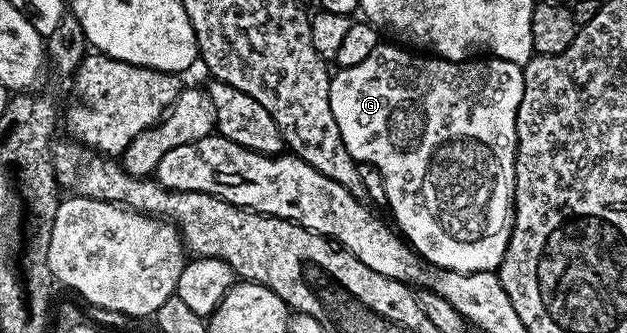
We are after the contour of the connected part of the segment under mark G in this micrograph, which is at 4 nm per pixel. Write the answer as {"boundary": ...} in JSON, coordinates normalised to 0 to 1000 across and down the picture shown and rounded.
{"boundary":[[[633,132],[620,135],[627,138],[601,135],[598,156],[592,156],[585,180],[565,198],[545,198],[526,231],[528,336],[534,345],[534,372],[541,372],[547,432],[553,432],[553,456],[560,456],[560,468],[571,492],[596,498],[608,520],[614,544],[617,631],[627,640],[625,664],[632,688],[684,796],[695,799],[700,811],[730,811],[740,823],[772,811],[791,814],[809,757],[809,733],[815,721],[818,694],[825,339],[828,336],[828,300],[834,300],[834,207],[801,174],[774,168],[766,180],[721,186],[711,174],[686,168],[678,156],[660,156],[657,147],[641,144]]]}

